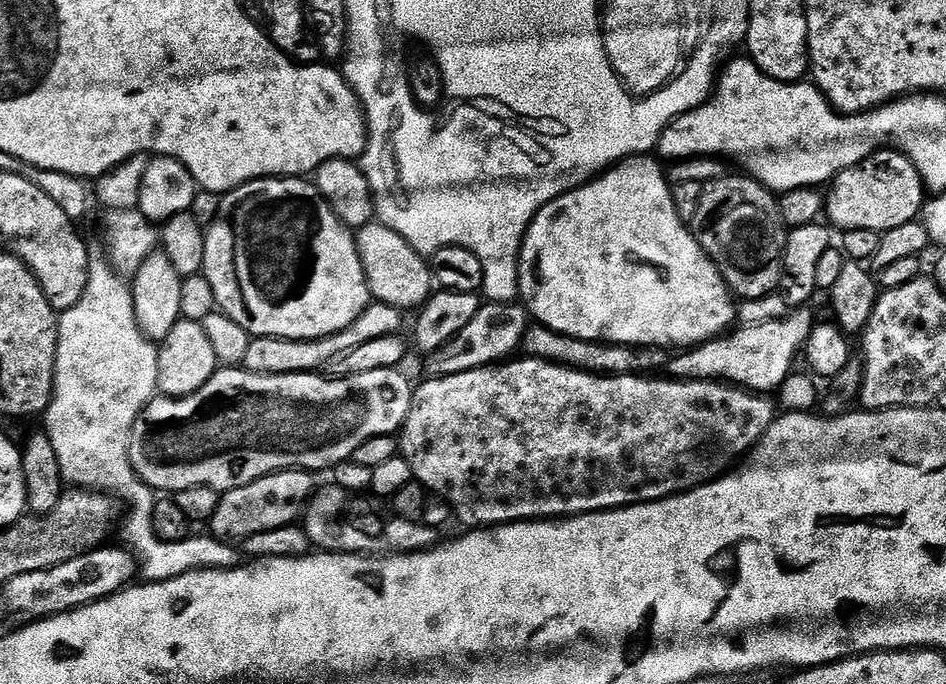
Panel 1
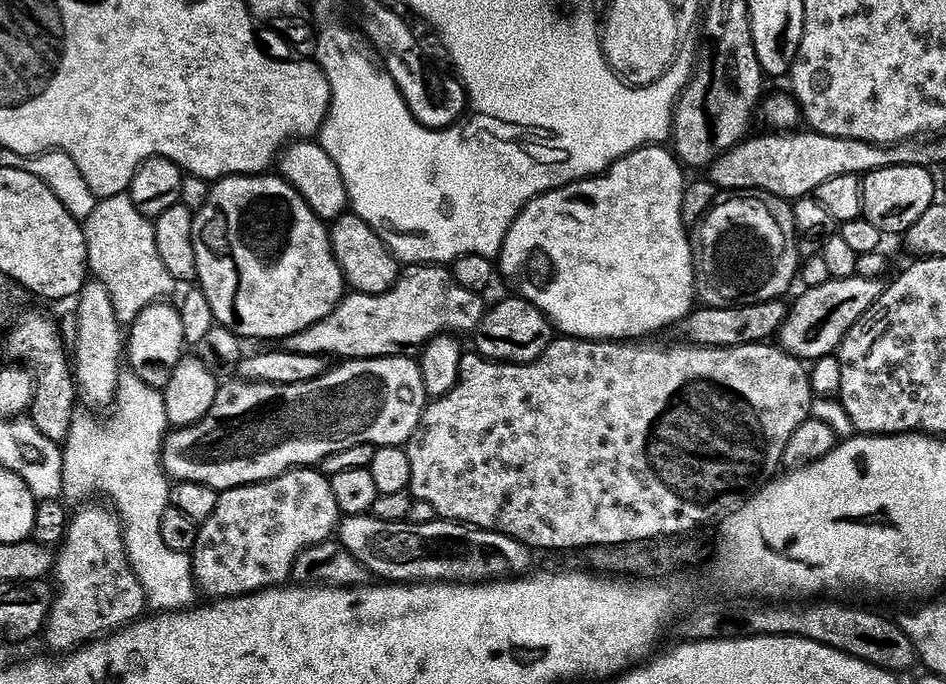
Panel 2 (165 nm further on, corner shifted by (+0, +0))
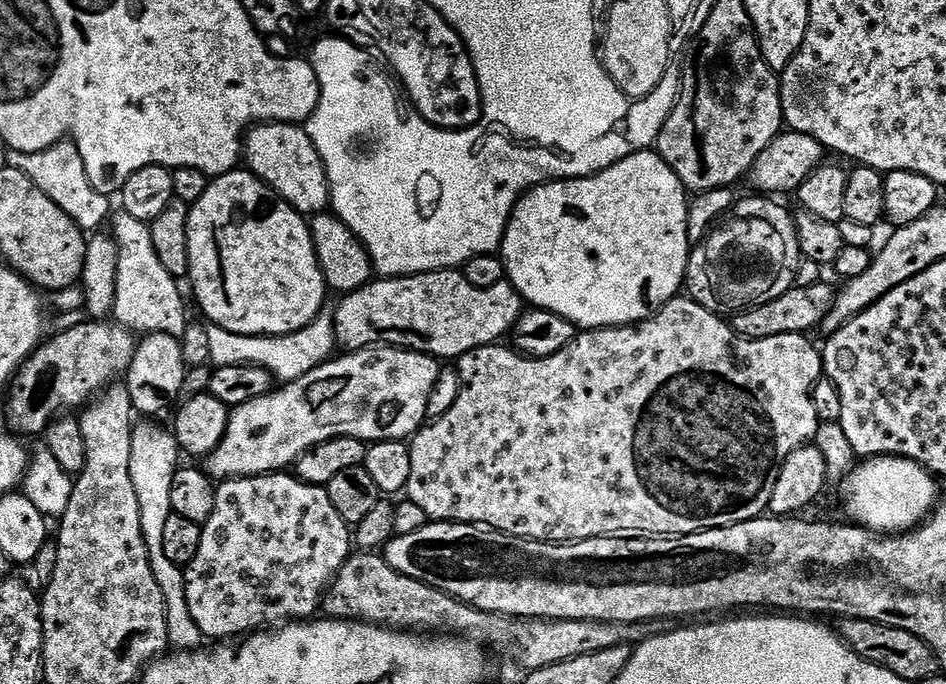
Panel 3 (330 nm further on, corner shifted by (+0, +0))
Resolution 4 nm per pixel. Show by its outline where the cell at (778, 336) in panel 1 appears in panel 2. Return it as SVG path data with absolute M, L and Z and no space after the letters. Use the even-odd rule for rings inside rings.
M854 275L845 280L827 280L822 286L801 291L802 294L797 298L796 305L793 303L789 307L788 316L780 327L779 347L796 359L805 362L815 362L821 360L823 356L833 355L839 349L840 343L846 338L848 331L856 325L858 318L862 318L862 314L866 314L866 310L870 310L870 306L874 306L874 302L884 293L884 290L885 285L881 281L867 280Z

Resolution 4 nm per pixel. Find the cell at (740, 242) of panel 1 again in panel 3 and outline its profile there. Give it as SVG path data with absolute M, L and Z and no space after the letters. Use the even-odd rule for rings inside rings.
M752 194L749 200L744 198L737 199L732 211L728 213L726 219L715 230L709 232L705 240L695 245L688 254L688 275L686 277L686 292L691 299L697 300L702 306L706 306L706 310L717 314L735 314L737 312L744 312L748 308L757 308L766 302L774 302L782 294L786 294L796 282L796 271L801 262L800 247L798 246L798 234L796 233L796 221L793 213L787 212L780 204L775 204L775 199L765 198L760 194Z

